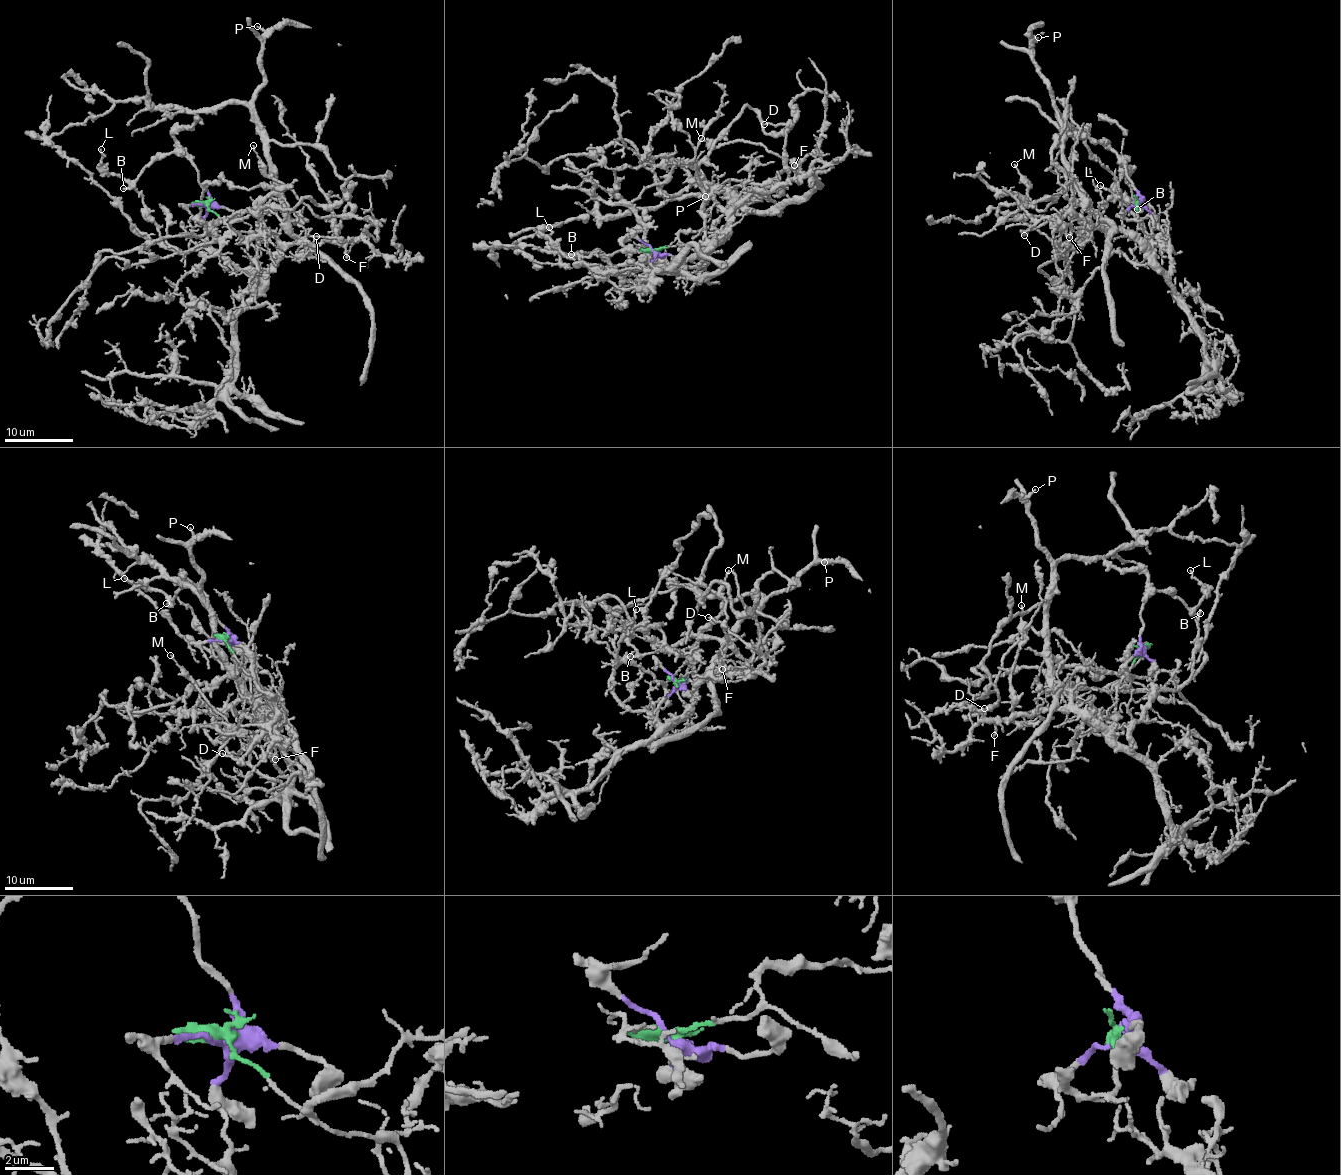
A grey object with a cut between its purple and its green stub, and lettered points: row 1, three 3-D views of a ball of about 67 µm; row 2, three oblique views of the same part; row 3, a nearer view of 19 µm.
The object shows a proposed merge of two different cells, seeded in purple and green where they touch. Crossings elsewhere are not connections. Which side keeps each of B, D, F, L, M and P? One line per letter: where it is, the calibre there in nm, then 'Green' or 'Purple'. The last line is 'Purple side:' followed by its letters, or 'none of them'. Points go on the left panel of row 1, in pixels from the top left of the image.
B: Place: (123, 188). Thickness 150 nm. Purple
D: Place: (316, 236). Thickness 160 nm. Purple
F: Place: (346, 257). Thickness 150 nm. Green
L: Place: (101, 149). Thickness 150 nm. Purple
M: Place: (253, 145). Thickness 150 nm. Purple
P: Place: (257, 26). Thickness 120 nm. Purple
Purple side: B, D, L, M, P

